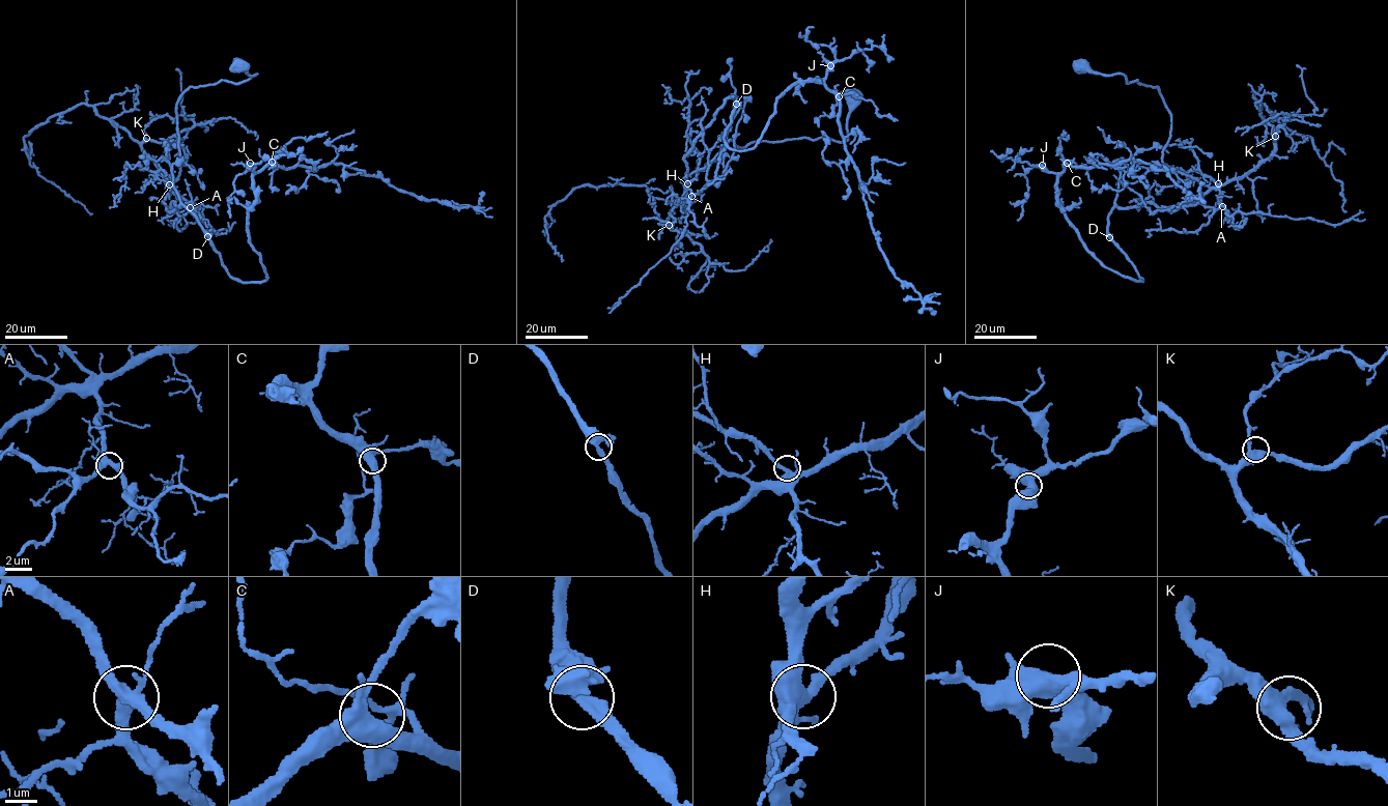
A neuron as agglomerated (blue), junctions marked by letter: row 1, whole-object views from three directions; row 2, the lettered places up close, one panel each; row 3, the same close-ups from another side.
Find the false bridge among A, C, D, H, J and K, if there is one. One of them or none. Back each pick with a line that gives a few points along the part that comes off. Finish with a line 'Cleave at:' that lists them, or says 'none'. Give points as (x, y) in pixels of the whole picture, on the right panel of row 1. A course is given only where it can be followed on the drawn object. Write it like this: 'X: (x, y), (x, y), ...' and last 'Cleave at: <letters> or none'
Cleave at: none

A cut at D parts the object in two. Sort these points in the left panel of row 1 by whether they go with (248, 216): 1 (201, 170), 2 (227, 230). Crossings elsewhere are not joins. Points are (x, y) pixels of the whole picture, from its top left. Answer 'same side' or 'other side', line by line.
1: other side
2: other side

